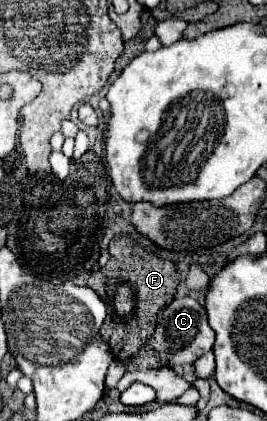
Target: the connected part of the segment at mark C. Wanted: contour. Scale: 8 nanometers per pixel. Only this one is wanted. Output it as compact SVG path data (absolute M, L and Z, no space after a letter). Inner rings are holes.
M191 296L175 298L161 312L161 318L155 326L155 334L149 338L149 342L145 342L145 346L141 346L141 354L137 354L137 358L133 358L133 362L125 362L125 370L137 372L137 370L161 370L161 368L191 366L197 358L201 358L205 352L209 352L213 348L213 342L215 342L215 332L207 322L205 308ZM175 342L183 342L183 346L177 350ZM161 362L165 362L165 366L161 366Z

